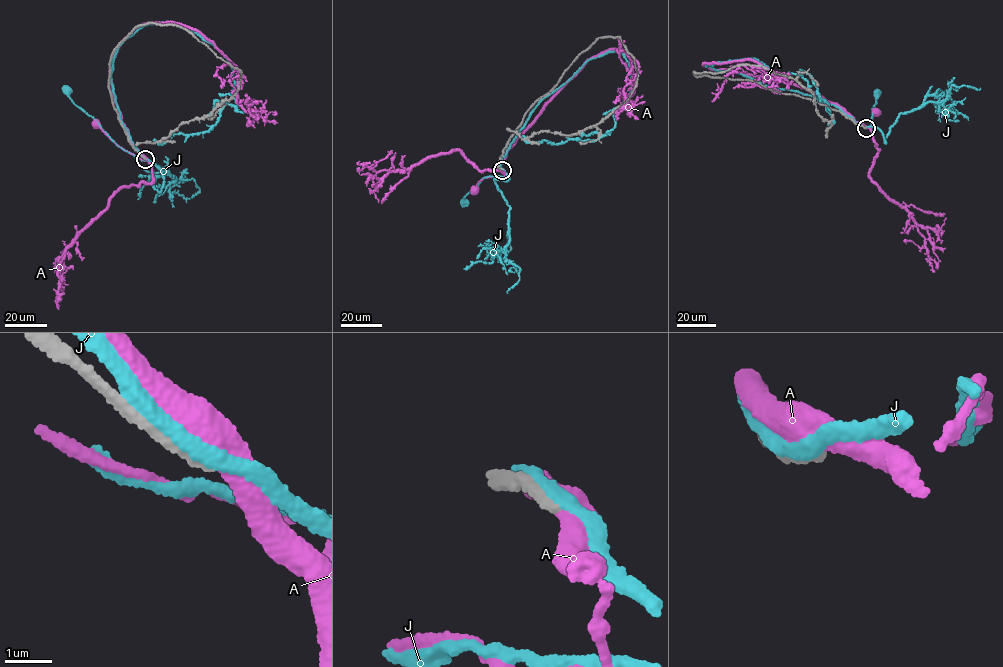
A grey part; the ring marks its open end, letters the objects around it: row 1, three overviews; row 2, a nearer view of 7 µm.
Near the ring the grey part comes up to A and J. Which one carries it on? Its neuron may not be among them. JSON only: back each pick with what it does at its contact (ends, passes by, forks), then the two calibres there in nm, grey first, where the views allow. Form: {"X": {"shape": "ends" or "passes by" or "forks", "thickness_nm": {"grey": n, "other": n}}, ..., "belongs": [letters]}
{"belongs": []}

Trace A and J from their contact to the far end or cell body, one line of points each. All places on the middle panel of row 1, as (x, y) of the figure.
A: (502, 169), (504, 177), (484, 178), (474, 189)
J: (501, 169), (507, 177), (483, 178), (463, 201)

